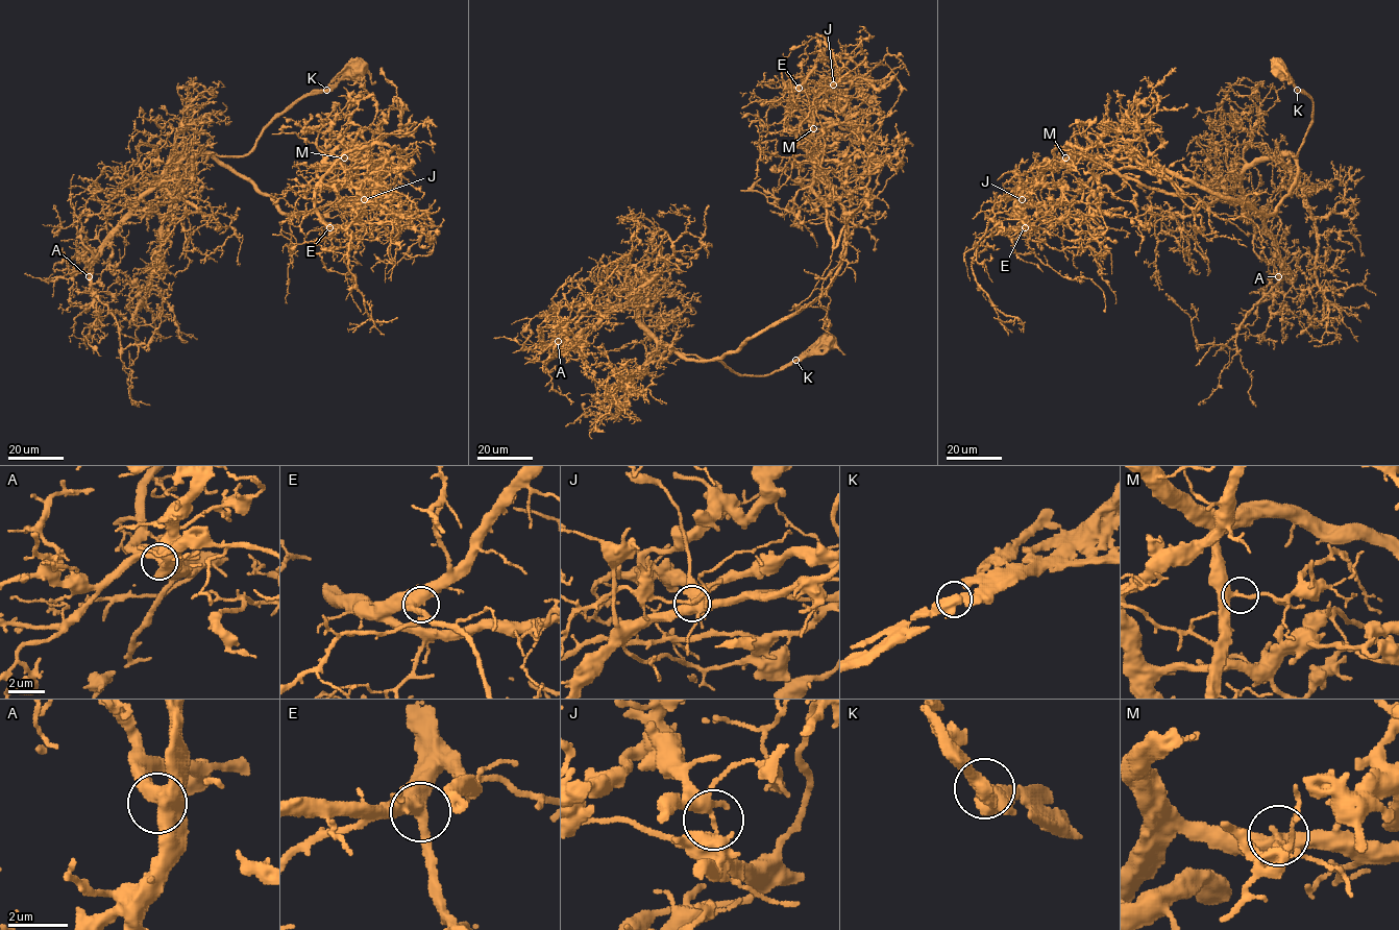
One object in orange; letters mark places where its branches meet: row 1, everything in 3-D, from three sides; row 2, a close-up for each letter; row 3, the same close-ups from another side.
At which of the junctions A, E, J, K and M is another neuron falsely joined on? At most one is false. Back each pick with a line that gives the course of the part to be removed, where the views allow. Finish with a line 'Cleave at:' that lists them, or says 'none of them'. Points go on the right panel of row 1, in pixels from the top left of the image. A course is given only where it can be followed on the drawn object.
J: foreign part runs (1022, 199), (1078, 203), (1095, 177), (1120, 170), (1114, 157), (1132, 158), (1189, 206), (1252, 220), (1271, 265)
Cleave at: J

